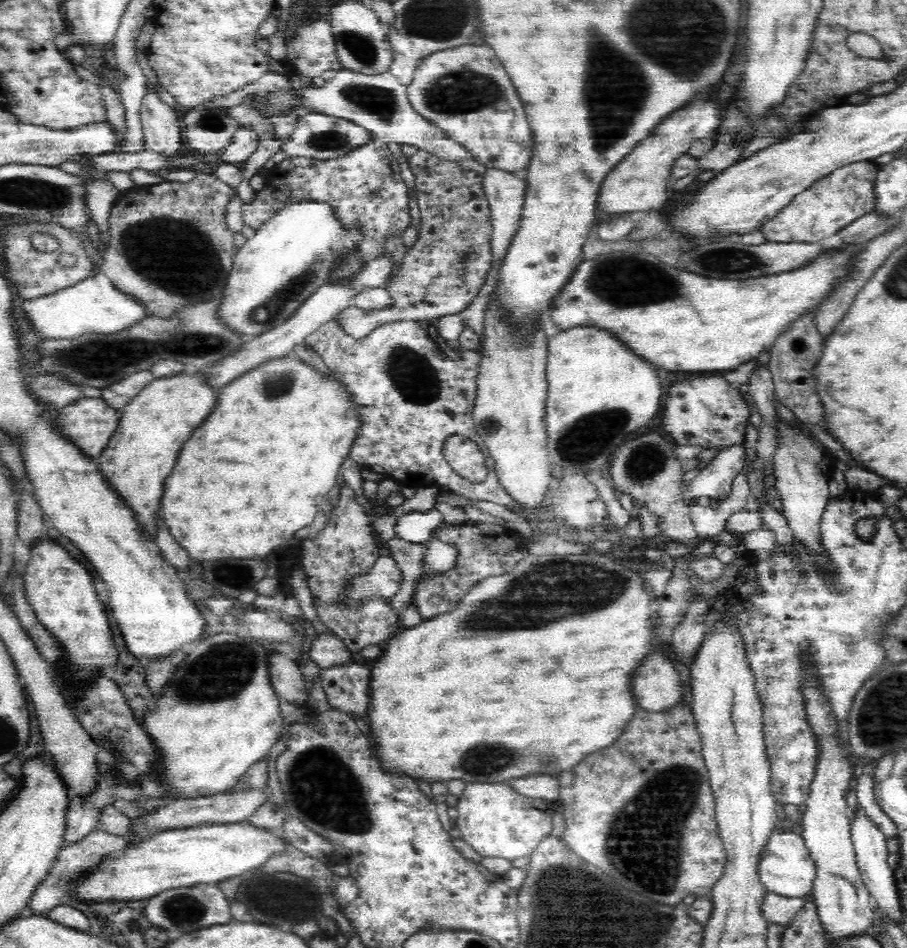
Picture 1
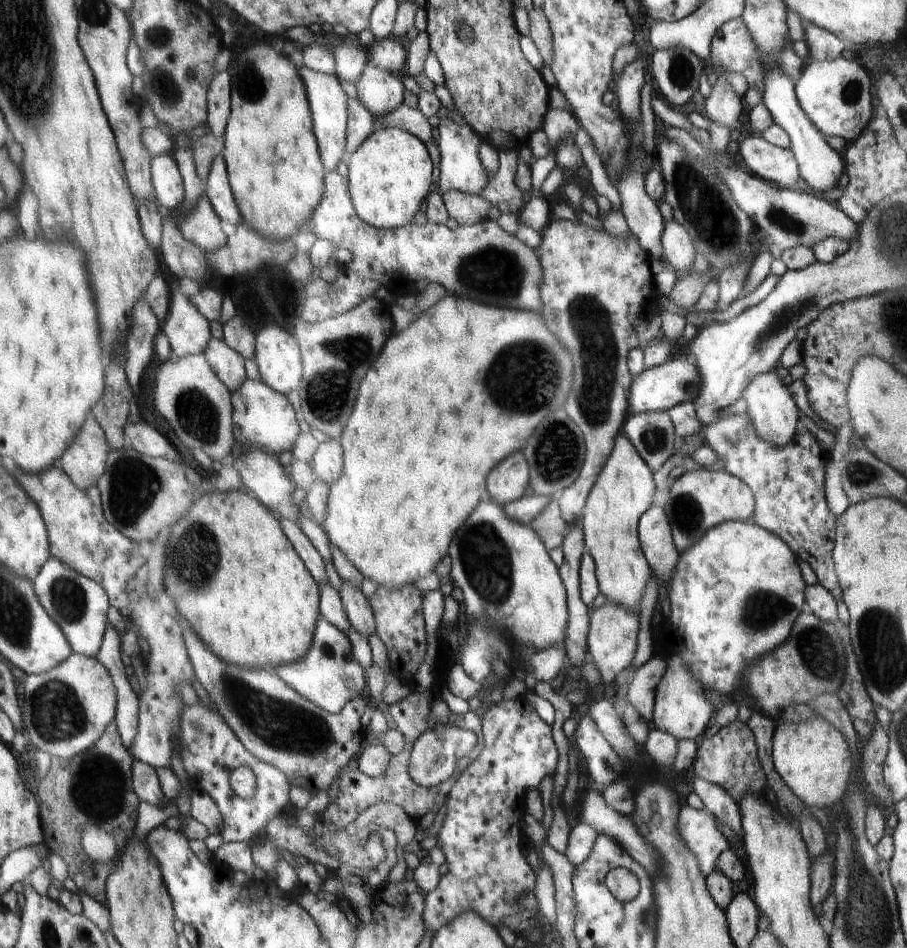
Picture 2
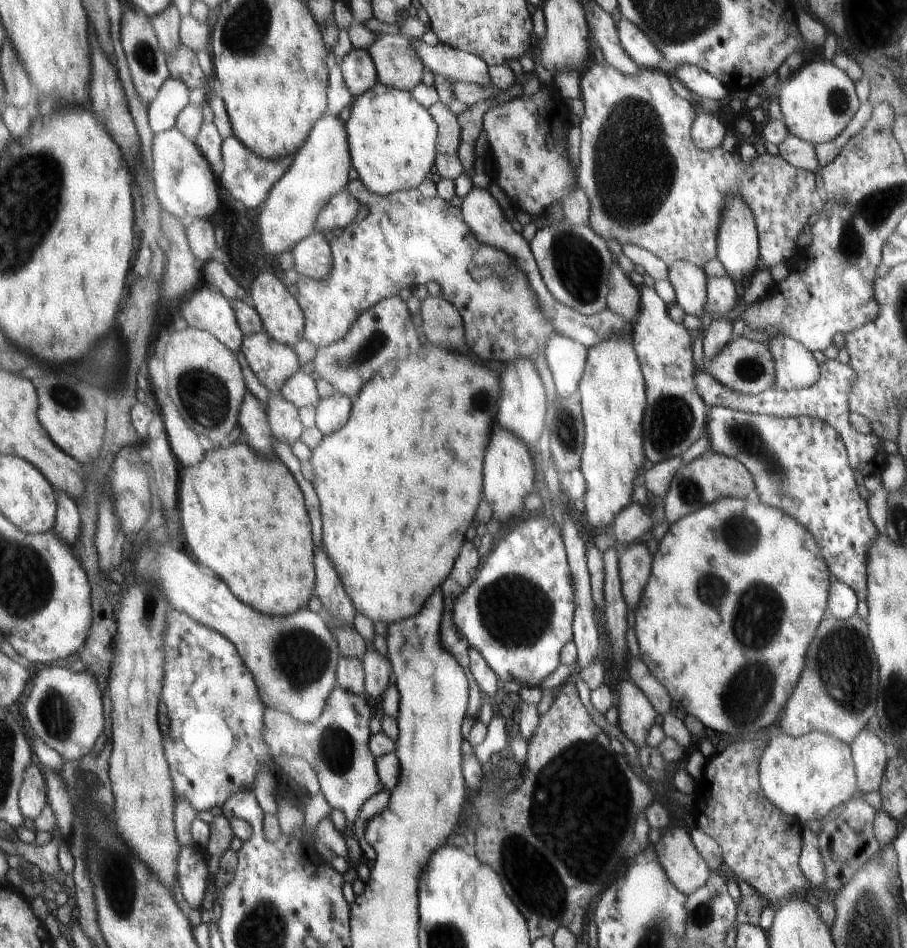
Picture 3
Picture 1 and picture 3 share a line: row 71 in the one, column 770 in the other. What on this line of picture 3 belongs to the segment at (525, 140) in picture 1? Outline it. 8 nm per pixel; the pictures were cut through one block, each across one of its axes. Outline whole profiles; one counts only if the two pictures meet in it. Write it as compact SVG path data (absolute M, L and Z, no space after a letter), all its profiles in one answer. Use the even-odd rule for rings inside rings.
M712 407L709 417L709 422L706 422L707 434L710 440L711 450L716 453L733 457L739 462L742 462L744 466L749 468L750 475L753 476L757 482L758 500L760 503L782 508L782 511L786 515L793 517L798 520L816 539L817 546L821 548L821 554L824 555L825 562L829 566L829 572L838 578L840 583L849 585L856 594L858 605L857 605L857 616L862 619L868 619L869 609L867 606L868 588L867 588L867 551L873 544L873 541L879 534L877 528L874 527L873 520L869 516L869 507L866 502L860 498L858 494L858 488L856 488L856 482L854 482L854 474L852 474L851 466L848 466L849 458L846 458L846 450L844 448L844 442L838 432L828 423L821 422L820 419L809 418L809 417L787 417L779 418L766 414L753 414L736 411L727 407Z

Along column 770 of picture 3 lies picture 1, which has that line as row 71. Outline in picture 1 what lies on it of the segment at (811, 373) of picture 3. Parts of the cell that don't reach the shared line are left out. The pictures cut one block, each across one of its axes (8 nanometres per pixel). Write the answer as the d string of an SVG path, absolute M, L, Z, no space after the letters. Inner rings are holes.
M342 69L336 72L333 80L326 81L322 86L316 87L312 84L306 88L292 88L290 92L287 90L259 92L250 94L247 101L268 119L298 107L306 107L310 112L323 112L351 120L369 130L374 139L387 144L394 142L398 145L414 146L416 150L425 150L442 159L474 160L470 152L447 138L442 129L414 110L407 97L407 85L400 83L389 72L378 75L356 74L352 70Z

